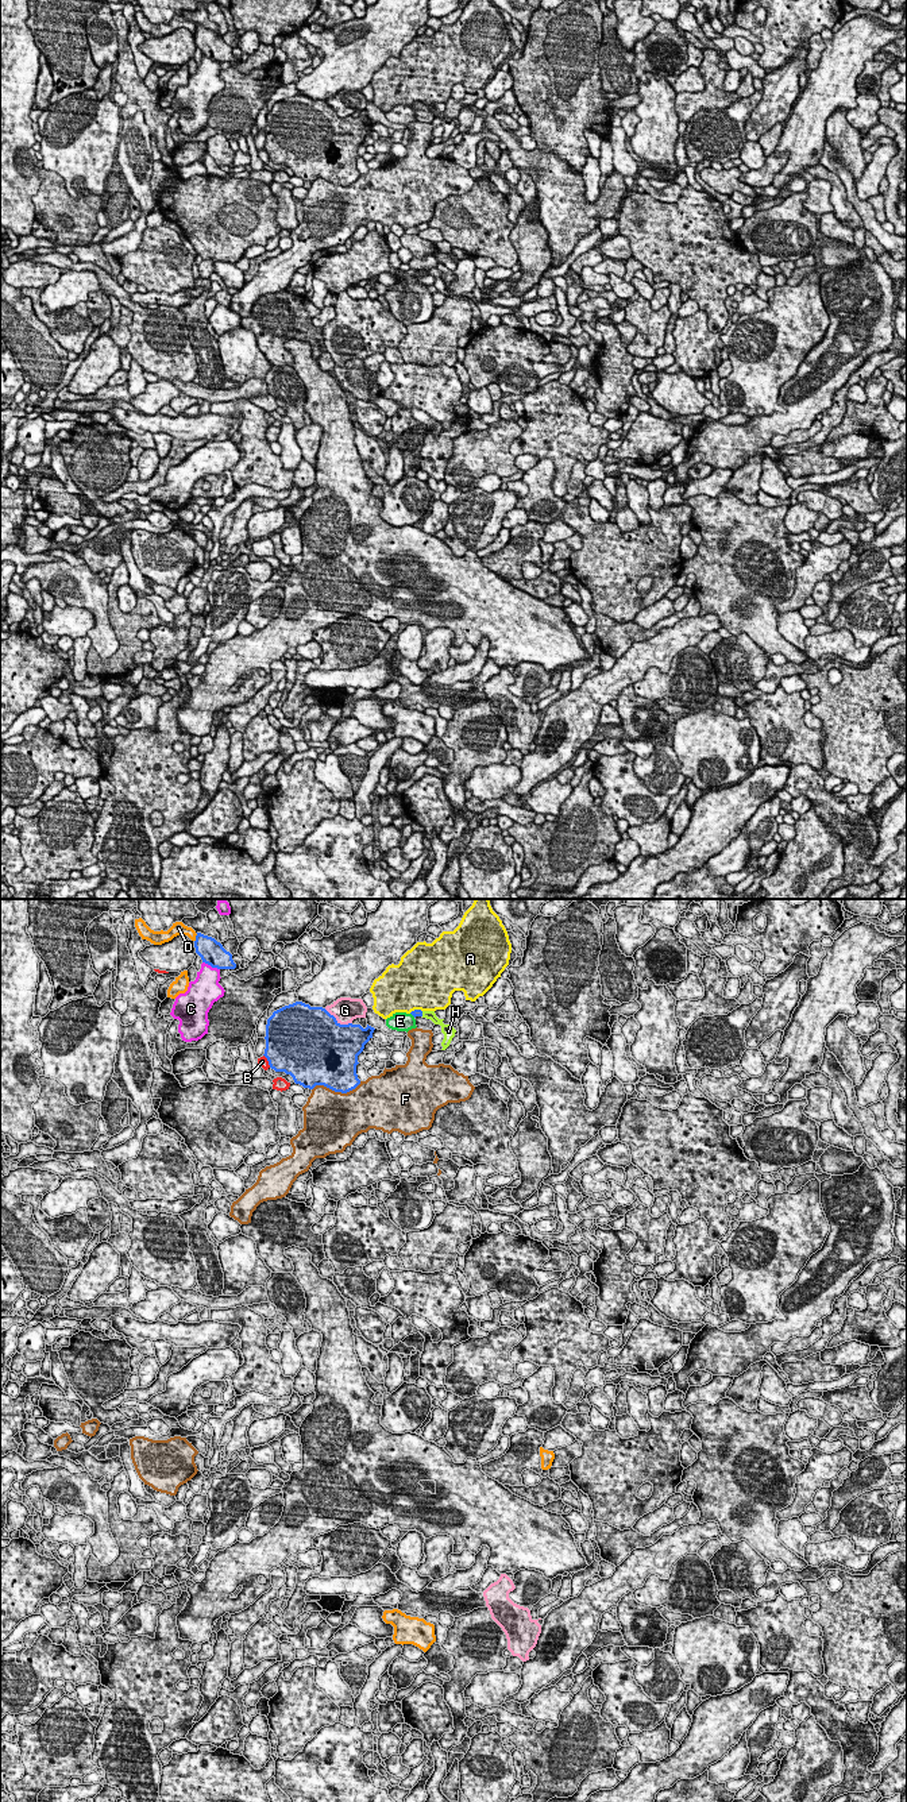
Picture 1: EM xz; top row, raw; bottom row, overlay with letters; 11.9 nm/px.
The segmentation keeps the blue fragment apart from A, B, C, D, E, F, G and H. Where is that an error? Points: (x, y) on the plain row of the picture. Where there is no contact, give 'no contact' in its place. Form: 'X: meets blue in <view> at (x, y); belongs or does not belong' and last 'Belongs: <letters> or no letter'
A: meets blue in xz at (415, 103); does not belong
B: meets blue in xz at (267, 153); does not belong
C: meets blue in xz at (211, 58); does not belong
D: meets blue in xz at (196, 31); does not belong
E: meets blue in xz at (413, 108); does not belong
F: meets blue in xz at (336, 184); does not belong
G: meets blue in xz at (336, 114); does not belong
H: meets blue in xz at (421, 107); belongs
Belongs: H

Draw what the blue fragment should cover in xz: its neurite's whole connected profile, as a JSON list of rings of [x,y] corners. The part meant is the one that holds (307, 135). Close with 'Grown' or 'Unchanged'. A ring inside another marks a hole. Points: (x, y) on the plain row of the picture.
[[[296,94],[267,112],[263,148],[271,162],[290,167],[304,181],[324,178],[347,186],[360,177],[358,148],[374,123],[340,117],[325,101]]]. Unchanged

